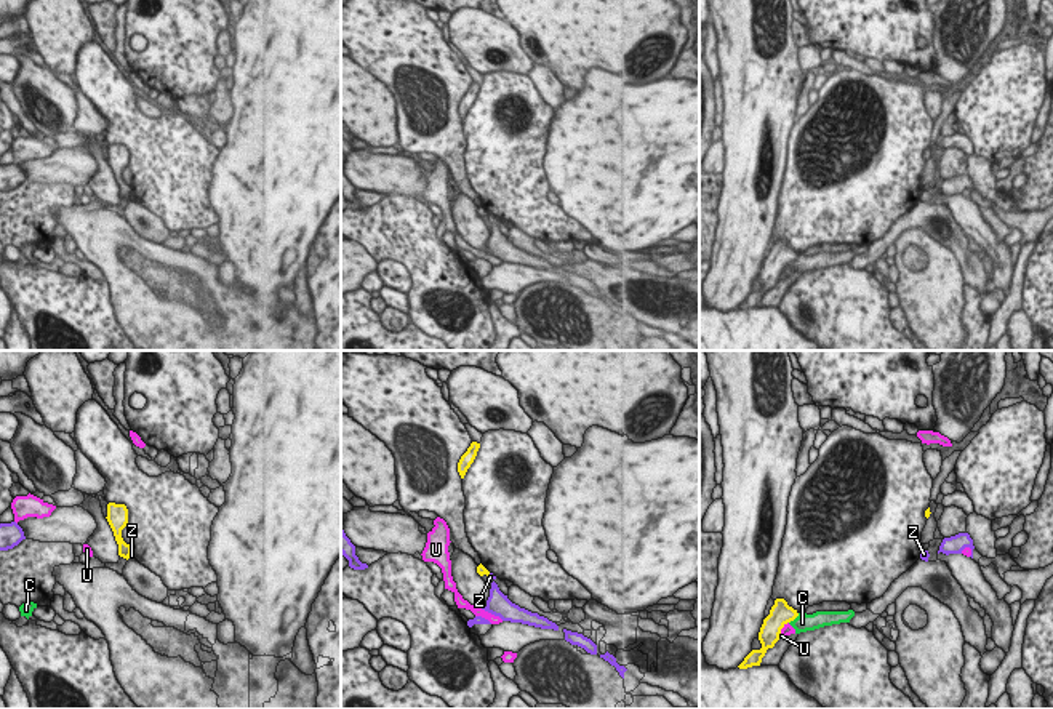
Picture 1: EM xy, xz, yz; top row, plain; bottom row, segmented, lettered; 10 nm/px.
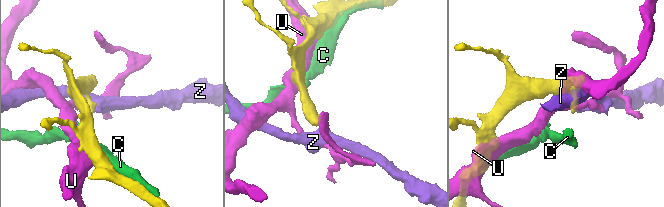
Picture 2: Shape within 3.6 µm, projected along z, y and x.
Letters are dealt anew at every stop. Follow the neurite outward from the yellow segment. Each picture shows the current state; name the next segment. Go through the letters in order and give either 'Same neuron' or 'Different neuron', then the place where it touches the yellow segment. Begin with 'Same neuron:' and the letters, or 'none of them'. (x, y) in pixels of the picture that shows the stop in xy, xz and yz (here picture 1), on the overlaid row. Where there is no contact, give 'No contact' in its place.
Same neuron: none of them
C: Different neuron. Touches yellow at yz (794, 618)
U: Different neuron. Touches yellow at yz (781, 628)
Z: Different neuron. Touches yellow at xy (130, 554)

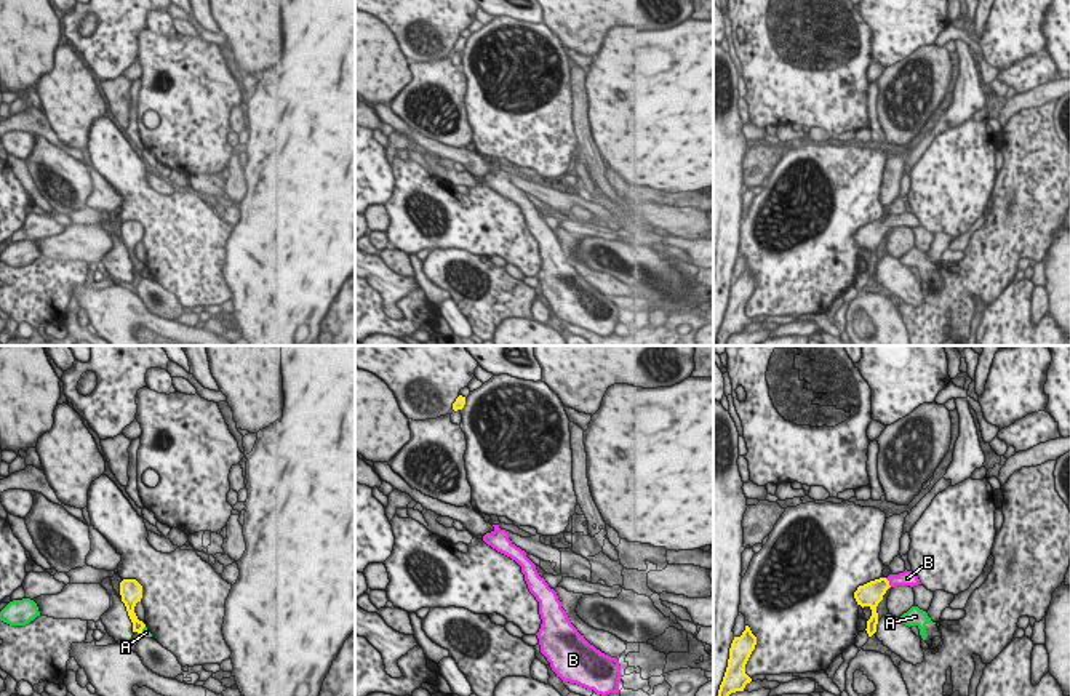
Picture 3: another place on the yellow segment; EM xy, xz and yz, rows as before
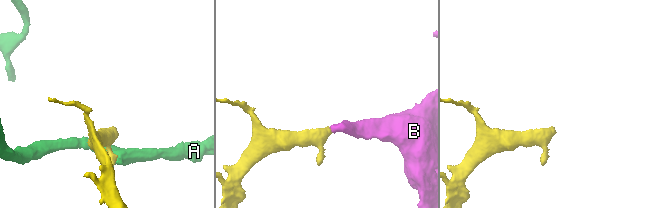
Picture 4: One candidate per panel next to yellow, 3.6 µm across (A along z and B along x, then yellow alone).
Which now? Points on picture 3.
Same neuron: B
A: Different neuron. Touches yellow at xy (143, 628)
B: Same neuron. Touches yellow at yz (888, 583)

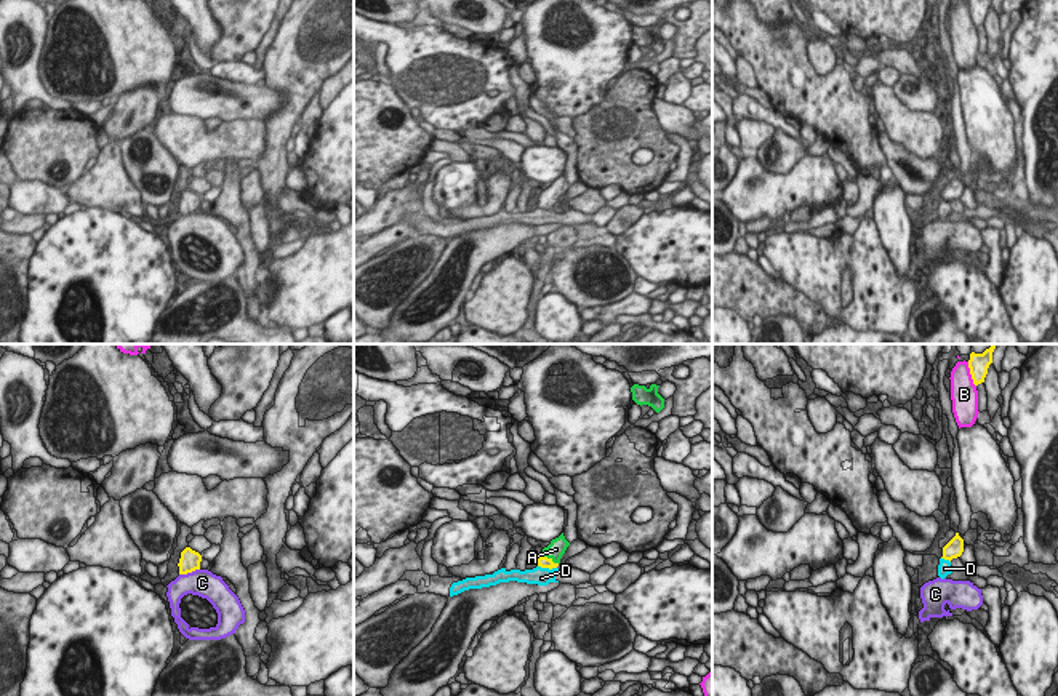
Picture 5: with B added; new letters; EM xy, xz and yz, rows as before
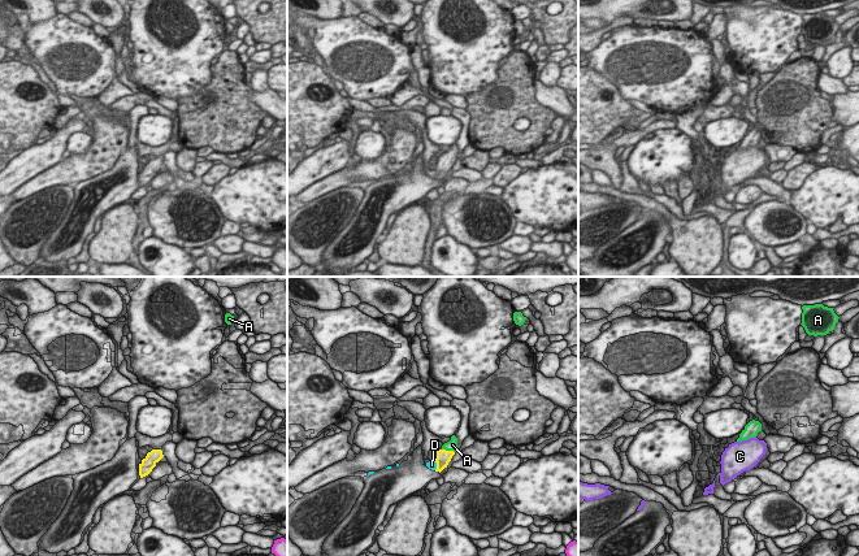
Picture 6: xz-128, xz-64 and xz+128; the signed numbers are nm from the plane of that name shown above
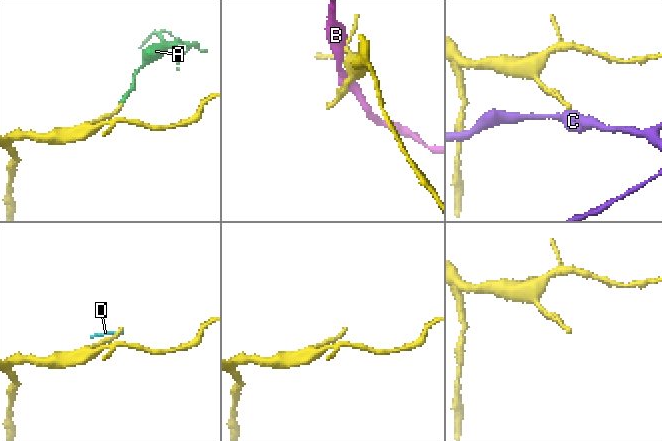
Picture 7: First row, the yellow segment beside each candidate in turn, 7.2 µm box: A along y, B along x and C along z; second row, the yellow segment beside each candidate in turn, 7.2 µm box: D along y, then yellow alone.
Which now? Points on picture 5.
Same neuron: A
A: Same neuron. Touches yellow at xz (549, 559)
B: Different neuron. Touches yellow at yz (970, 373)
C: Different neuron. Touches yellow at xy (189, 572)
D: Different neuron. Touches yellow at xz (548, 567)

